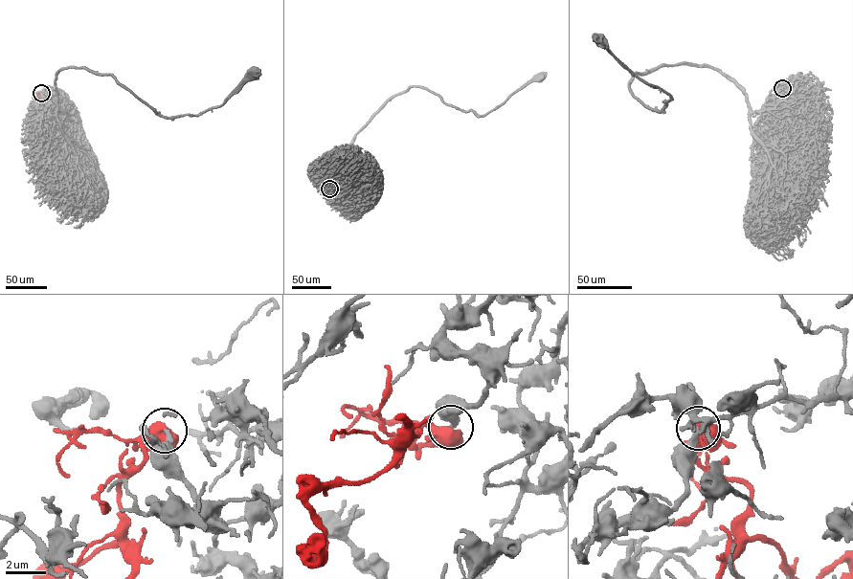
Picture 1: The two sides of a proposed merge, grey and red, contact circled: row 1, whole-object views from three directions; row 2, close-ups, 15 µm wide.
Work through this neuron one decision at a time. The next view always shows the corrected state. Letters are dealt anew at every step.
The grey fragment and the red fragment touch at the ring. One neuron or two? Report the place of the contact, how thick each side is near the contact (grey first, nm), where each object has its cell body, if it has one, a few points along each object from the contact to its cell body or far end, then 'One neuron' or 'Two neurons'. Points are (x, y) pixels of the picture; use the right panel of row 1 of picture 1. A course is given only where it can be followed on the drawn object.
Place: (782, 88). Thickness 280 nm (grey) against 440 nm. Soma of grey: (600, 40). Soma of red: none. Course of grey: (783, 88), (751, 111), (717, 70), (664, 64), (628, 85), (658, 112), (669, 95), (600, 41). Course of red: (782, 87), (794, 101). One neuron

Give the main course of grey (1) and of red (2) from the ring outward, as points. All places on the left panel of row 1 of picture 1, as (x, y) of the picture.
1: (41, 93), (66, 112), (58, 109), (55, 77), (84, 67), (111, 75), (161, 116), (198, 115), (253, 73)
2: (41, 93), (35, 104)

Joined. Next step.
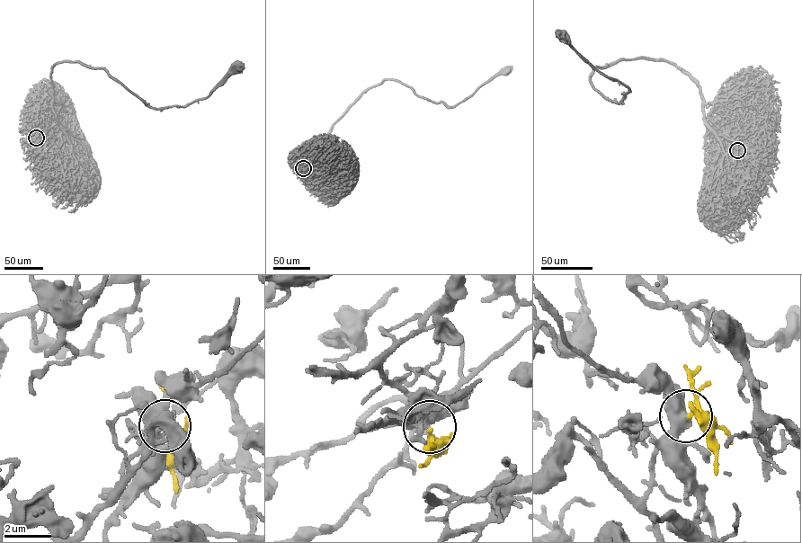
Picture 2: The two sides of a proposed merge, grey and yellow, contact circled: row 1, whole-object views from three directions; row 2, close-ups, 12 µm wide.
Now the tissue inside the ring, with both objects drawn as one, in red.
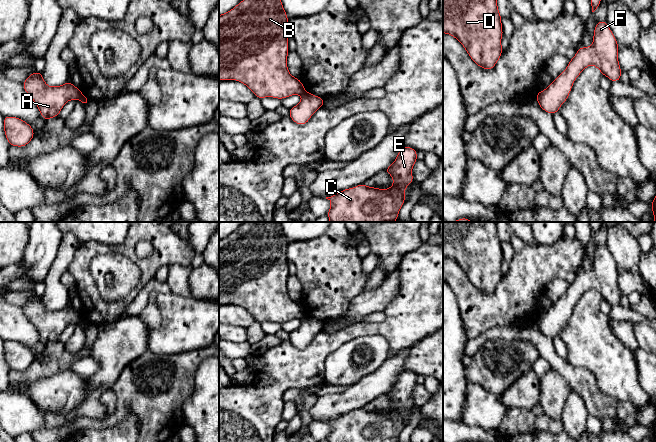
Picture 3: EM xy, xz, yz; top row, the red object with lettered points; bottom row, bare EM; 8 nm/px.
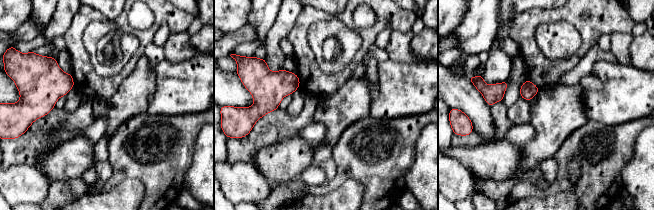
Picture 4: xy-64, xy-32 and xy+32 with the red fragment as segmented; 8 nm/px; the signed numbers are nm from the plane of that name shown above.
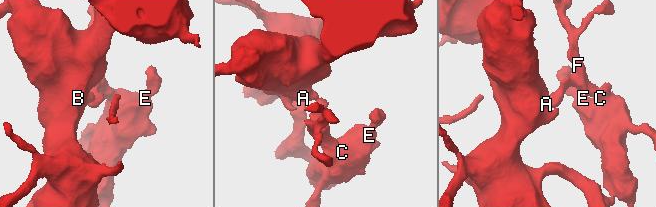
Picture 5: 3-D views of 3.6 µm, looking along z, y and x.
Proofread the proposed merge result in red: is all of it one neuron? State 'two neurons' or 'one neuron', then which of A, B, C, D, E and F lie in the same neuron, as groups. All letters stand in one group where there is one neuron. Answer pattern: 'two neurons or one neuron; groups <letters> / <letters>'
two neurons; groups A B D / C E F

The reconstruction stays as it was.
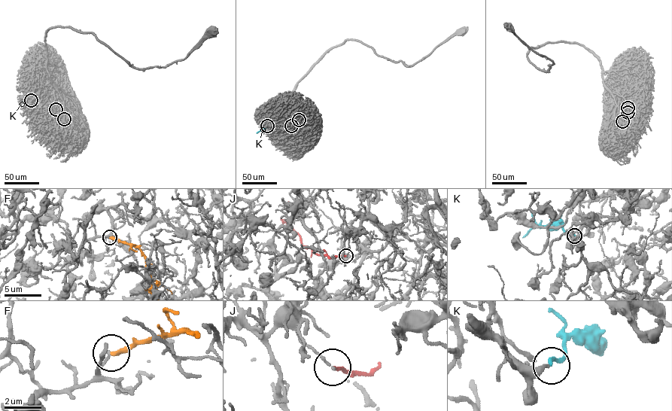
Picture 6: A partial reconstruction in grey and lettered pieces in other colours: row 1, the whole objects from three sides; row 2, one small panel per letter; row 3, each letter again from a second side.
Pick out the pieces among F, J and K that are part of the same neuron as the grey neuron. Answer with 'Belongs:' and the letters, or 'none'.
Belongs: K

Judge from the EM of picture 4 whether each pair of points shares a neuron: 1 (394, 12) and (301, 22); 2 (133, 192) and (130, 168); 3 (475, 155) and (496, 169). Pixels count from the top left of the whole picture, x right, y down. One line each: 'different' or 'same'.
1: same
2: different
3: same

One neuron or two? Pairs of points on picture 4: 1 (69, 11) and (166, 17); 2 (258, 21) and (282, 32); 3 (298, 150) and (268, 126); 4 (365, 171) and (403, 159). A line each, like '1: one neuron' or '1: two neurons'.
1: two neurons
2: two neurons
3: two neurons
4: one neuron

